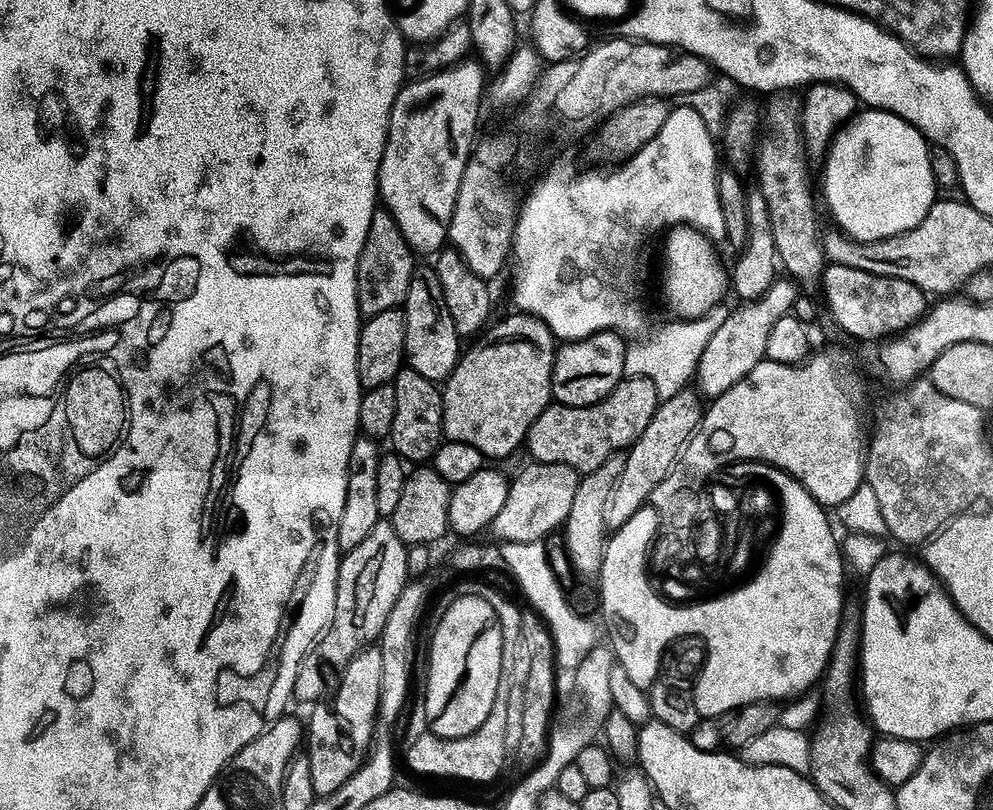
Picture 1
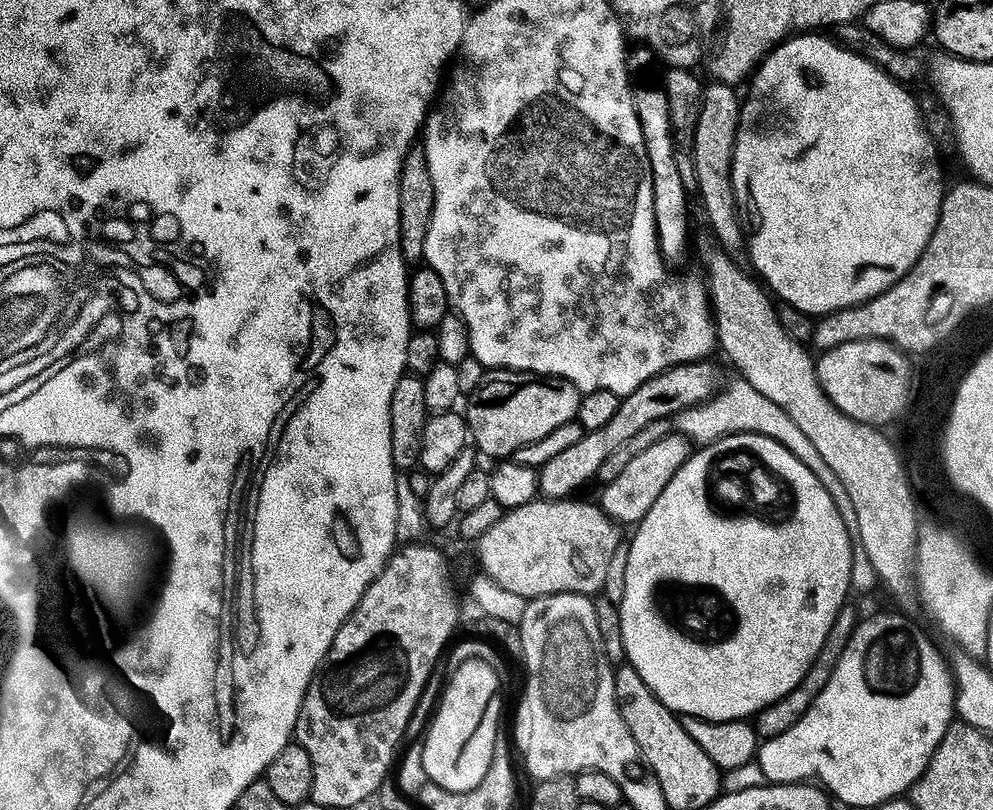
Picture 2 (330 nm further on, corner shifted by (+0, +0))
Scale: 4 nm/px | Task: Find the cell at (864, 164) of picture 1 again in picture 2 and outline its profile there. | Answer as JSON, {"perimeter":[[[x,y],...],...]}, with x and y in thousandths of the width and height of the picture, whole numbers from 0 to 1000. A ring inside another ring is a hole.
{"perimeter":[[[833,43],[795,44],[769,70],[768,79],[756,95],[754,123],[750,122],[745,131],[745,154],[741,157],[741,179],[737,191],[737,237],[741,242],[744,260],[757,262],[761,257],[761,267],[765,270],[761,288],[755,291],[751,301],[752,320],[757,320],[762,336],[760,340],[782,372],[790,370],[785,373],[811,388],[829,388],[854,380],[857,375],[867,375],[869,370],[875,370],[885,360],[891,360],[896,352],[903,351],[918,332],[933,299],[937,299],[937,289],[941,289],[943,283],[947,252],[953,236],[953,227],[947,223],[948,194],[931,158],[919,116],[917,119],[911,105],[898,99],[880,77],[857,64],[841,48],[833,49],[830,44]]]}

